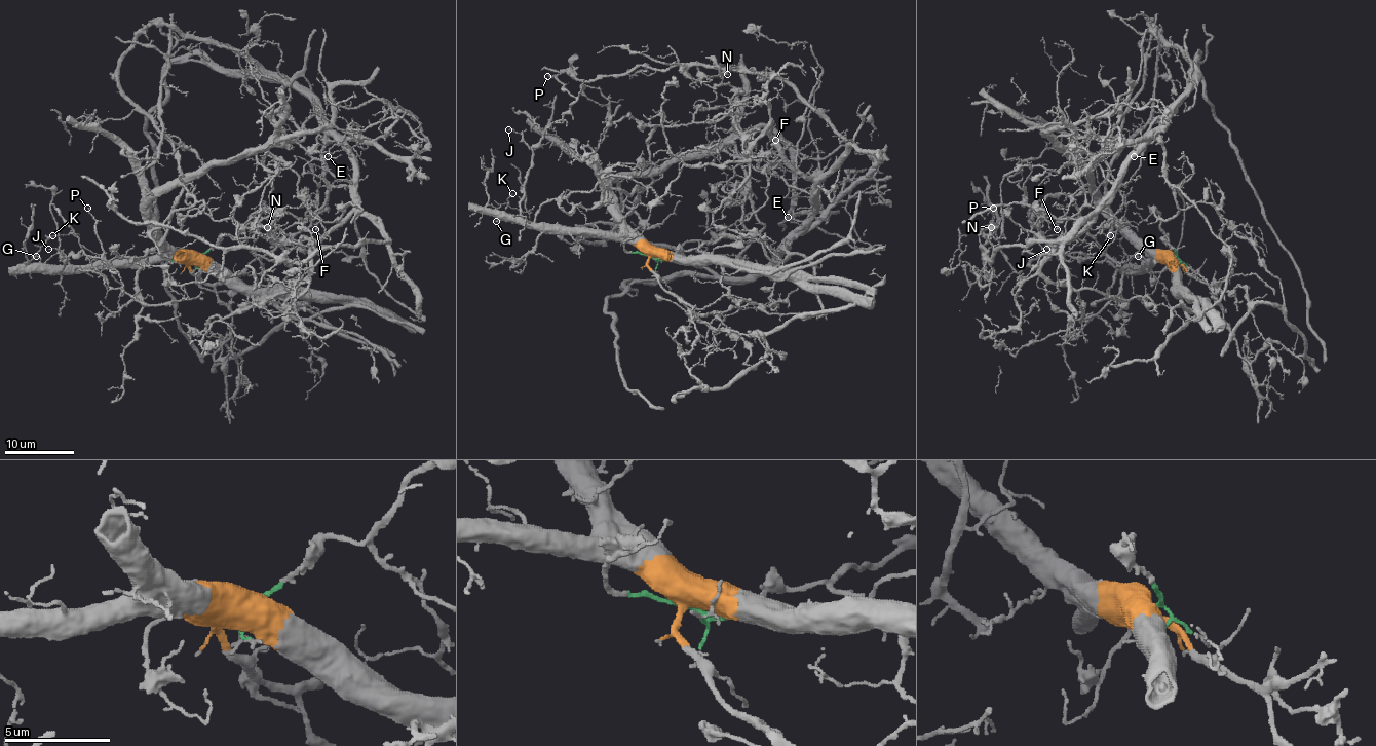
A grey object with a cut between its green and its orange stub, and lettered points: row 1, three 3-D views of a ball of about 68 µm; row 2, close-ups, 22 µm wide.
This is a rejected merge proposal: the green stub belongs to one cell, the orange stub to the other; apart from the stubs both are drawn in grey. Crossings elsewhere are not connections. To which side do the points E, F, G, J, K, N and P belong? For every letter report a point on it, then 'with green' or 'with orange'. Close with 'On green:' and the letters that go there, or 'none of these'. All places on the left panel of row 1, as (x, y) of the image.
E: place (328, 156); with green
F: place (315, 229); with green
G: place (36, 256); with orange
J: place (48, 249); with orange
K: place (52, 235); with orange
N: place (267, 227); with green
P: place (87, 208); with orange
On green: E, F, N

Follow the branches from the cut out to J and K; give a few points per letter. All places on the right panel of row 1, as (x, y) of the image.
J: (1173, 257), (1133, 272), (1082, 254), (1060, 257), (1047, 249)
K: (1173, 257), (1158, 259), (1150, 266), (1123, 262), (1120, 241), (1110, 236)

